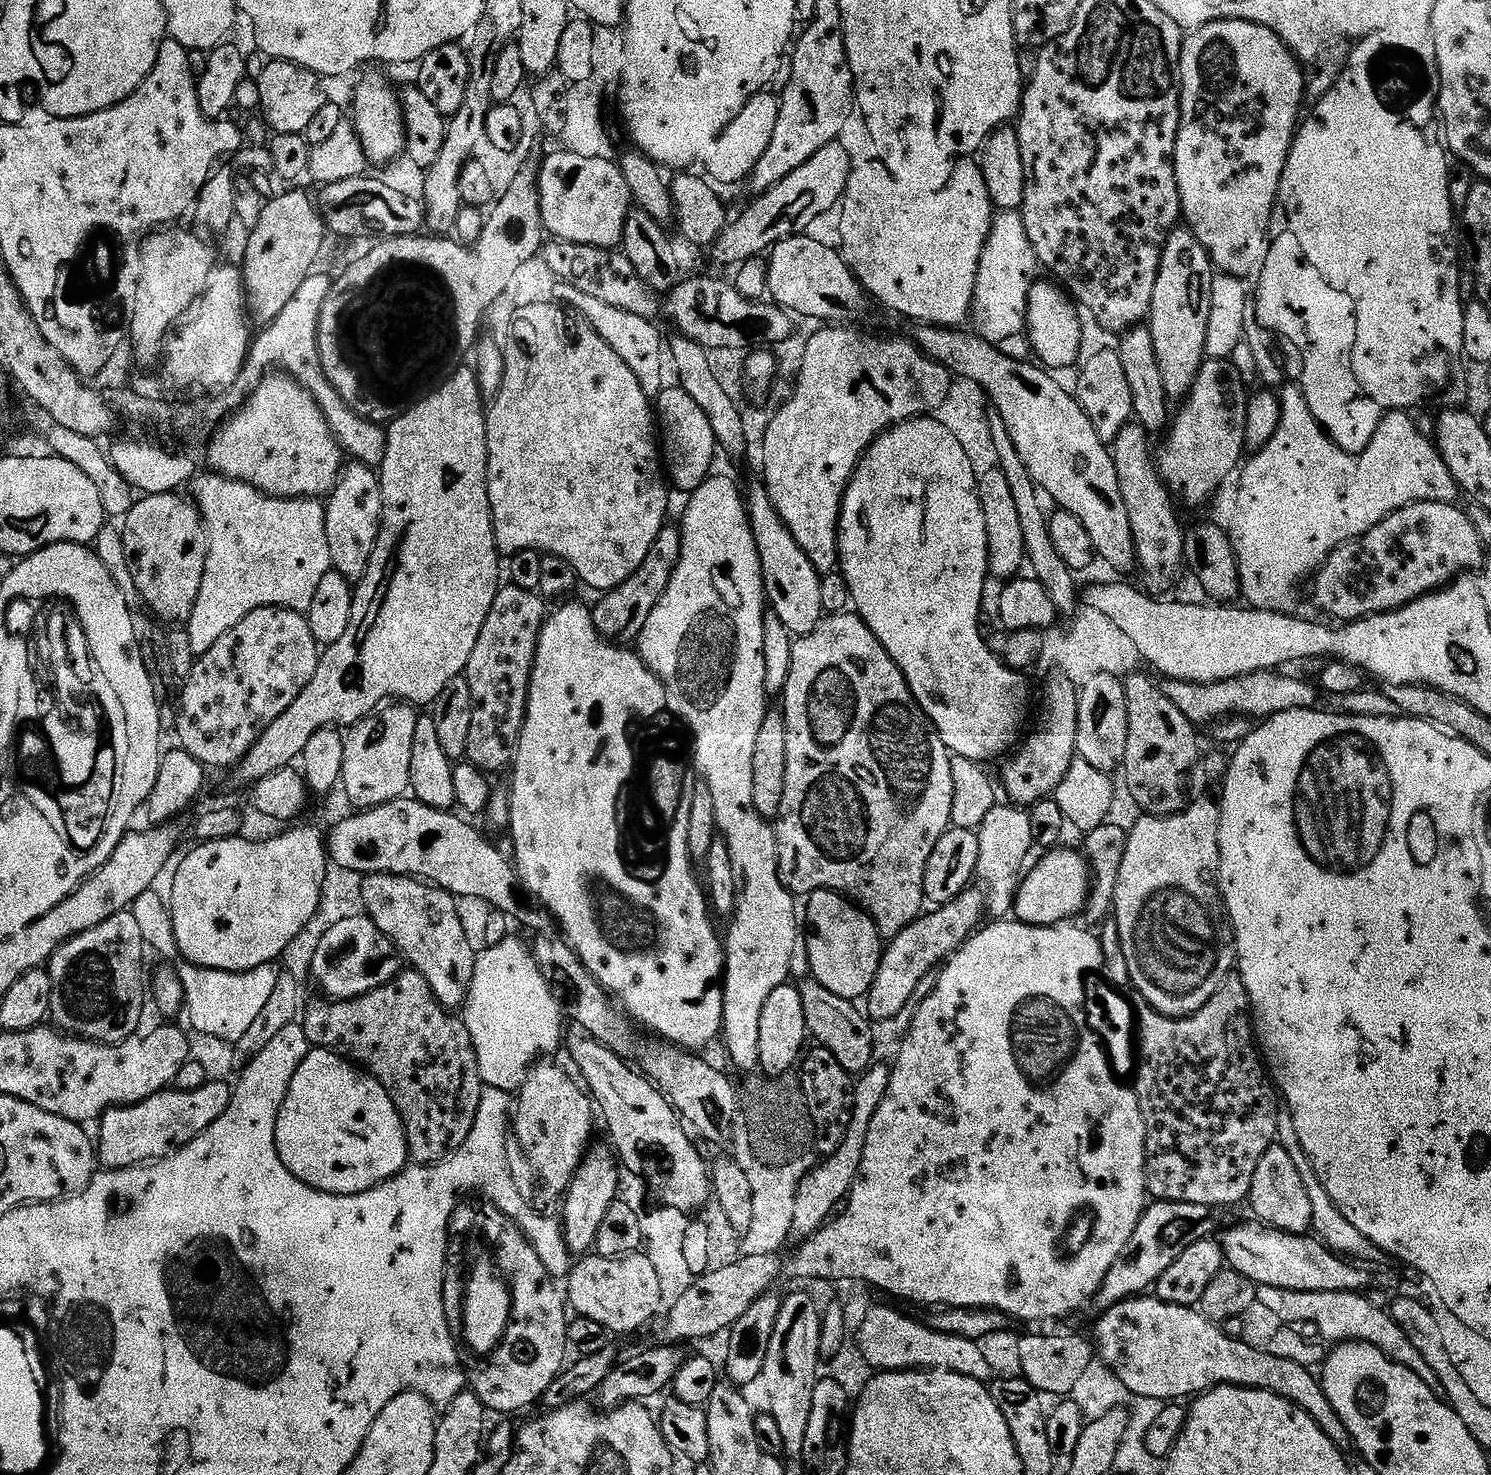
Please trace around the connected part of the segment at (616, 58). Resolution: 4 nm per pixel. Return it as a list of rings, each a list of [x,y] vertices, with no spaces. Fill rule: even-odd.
[[[593,25],[594,30],[594,71],[585,82],[578,82],[567,87],[564,103],[564,126],[560,133],[563,147],[583,157],[596,157],[603,160],[611,159],[613,154],[610,138],[602,118],[602,100],[608,87],[617,85],[625,64],[628,64],[628,47],[623,35],[612,27]]]

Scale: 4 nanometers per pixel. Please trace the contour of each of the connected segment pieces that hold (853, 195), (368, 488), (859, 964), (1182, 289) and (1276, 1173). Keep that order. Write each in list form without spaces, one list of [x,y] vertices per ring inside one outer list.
[[[879,159],[868,160],[865,164],[857,163],[853,167],[850,178],[848,179],[848,189],[844,191],[842,207],[839,209],[841,216],[841,242],[839,247],[842,249],[844,260],[851,267],[852,273],[864,285],[865,293],[873,301],[881,300],[886,307],[893,308],[894,311],[901,312],[902,315],[909,316],[912,320],[920,320],[916,322],[924,326],[958,328],[967,325],[968,316],[970,317],[970,313],[972,312],[972,299],[976,290],[976,275],[978,274],[984,247],[987,246],[988,236],[991,234],[994,219],[994,205],[988,193],[988,186],[984,181],[983,173],[980,172],[979,167],[975,163],[968,163],[972,162],[961,163],[943,191],[931,197],[932,208],[936,211],[933,216],[924,216],[921,220],[900,220],[900,200],[896,197],[896,191],[898,191],[897,182],[890,174],[888,167]]]
[[[349,463],[327,497],[324,513],[333,569],[350,582],[359,582],[366,574],[376,539],[380,536],[380,519],[384,513],[384,499],[377,473],[365,464]]]
[[[831,890],[813,892],[807,897],[808,920],[812,923],[812,937],[808,940],[808,964],[816,981],[828,992],[853,1002],[867,997],[880,964],[884,961],[885,941],[875,920],[859,903]]]
[[[1187,226],[1173,228],[1162,254],[1158,282],[1154,282],[1150,313],[1154,351],[1160,364],[1162,382],[1165,383],[1165,394],[1169,398],[1187,397],[1205,362],[1213,275],[1212,259],[1192,229]]]
[[[1280,1142],[1273,1143],[1272,1147],[1266,1150],[1266,1154],[1262,1154],[1258,1170],[1254,1170],[1251,1204],[1256,1211],[1255,1219],[1270,1227],[1303,1234],[1313,1227],[1314,1213],[1312,1214],[1312,1196],[1308,1193],[1308,1184],[1304,1181],[1295,1158],[1280,1145]]]

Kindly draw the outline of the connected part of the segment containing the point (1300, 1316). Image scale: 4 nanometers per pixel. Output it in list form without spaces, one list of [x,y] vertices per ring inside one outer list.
[[[1262,1285],[1256,1290],[1256,1303],[1285,1325],[1300,1326],[1313,1324],[1328,1342],[1359,1342],[1373,1344],[1387,1356],[1403,1357],[1409,1347],[1406,1334],[1396,1325],[1391,1311],[1379,1308],[1368,1296],[1358,1292],[1299,1292],[1298,1290],[1276,1289]]]

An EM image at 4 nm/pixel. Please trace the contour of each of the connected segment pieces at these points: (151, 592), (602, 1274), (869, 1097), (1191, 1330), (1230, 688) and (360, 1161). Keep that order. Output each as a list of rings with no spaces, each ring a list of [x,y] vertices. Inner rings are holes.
[[[167,492],[141,495],[139,499],[124,516],[124,560],[128,563],[132,584],[158,619],[186,622],[194,610],[194,602],[198,602],[198,590],[202,590],[202,578],[208,561],[208,529],[200,517],[199,508],[187,495]]]
[[[588,1254],[575,1261],[571,1276],[567,1277],[566,1300],[576,1316],[585,1316],[598,1322],[609,1333],[636,1332],[656,1311],[661,1311],[658,1271],[648,1255],[601,1256]]]
[[[876,1062],[855,1081],[854,1110],[850,1122],[852,1129],[844,1132],[835,1152],[827,1157],[825,1168],[820,1168],[815,1176],[811,1176],[808,1183],[804,1184],[803,1191],[797,1193],[792,1226],[792,1231],[796,1236],[809,1238],[816,1235],[821,1228],[829,1223],[830,1217],[845,1203],[846,1197],[851,1193],[856,1177],[860,1174],[860,1163],[866,1146],[866,1134],[870,1130],[870,1122],[874,1118],[878,1106],[882,1106],[882,1102],[886,1098],[891,1077],[892,1068],[889,1065]]]
[[[1148,1294],[1133,1296],[1131,1300],[1105,1308],[1099,1315],[1100,1321],[1096,1324],[1094,1335],[1095,1351],[1105,1369],[1116,1375],[1125,1389],[1129,1393],[1133,1392],[1133,1397],[1153,1402],[1180,1402],[1185,1399],[1183,1396],[1195,1398],[1212,1388],[1219,1388],[1221,1384],[1237,1384],[1239,1388],[1266,1388],[1306,1410],[1306,1414],[1310,1414],[1310,1418],[1320,1424],[1326,1438],[1330,1438],[1330,1442],[1334,1442],[1334,1446],[1338,1446],[1341,1452],[1348,1454],[1353,1451],[1352,1435],[1346,1430],[1342,1418],[1334,1414],[1334,1406],[1330,1406],[1330,1398],[1326,1398],[1324,1387],[1313,1369],[1287,1361],[1286,1358],[1276,1358],[1263,1347],[1255,1348],[1247,1344],[1247,1339],[1228,1337],[1217,1321],[1207,1320],[1195,1307],[1167,1304]]]
[[[1276,670],[1254,672],[1251,676],[1239,676],[1237,680],[1217,680],[1215,684],[1195,684],[1186,680],[1173,680],[1166,691],[1170,699],[1179,706],[1193,722],[1243,714],[1249,718],[1267,718],[1277,712],[1317,707],[1317,689],[1299,680],[1296,676],[1279,676]]]
[[[313,1047],[298,1068],[276,1123],[276,1149],[282,1162],[302,1182],[339,1196],[353,1196],[396,1176],[409,1163],[408,1139],[400,1111],[375,1076],[326,1048]]]

